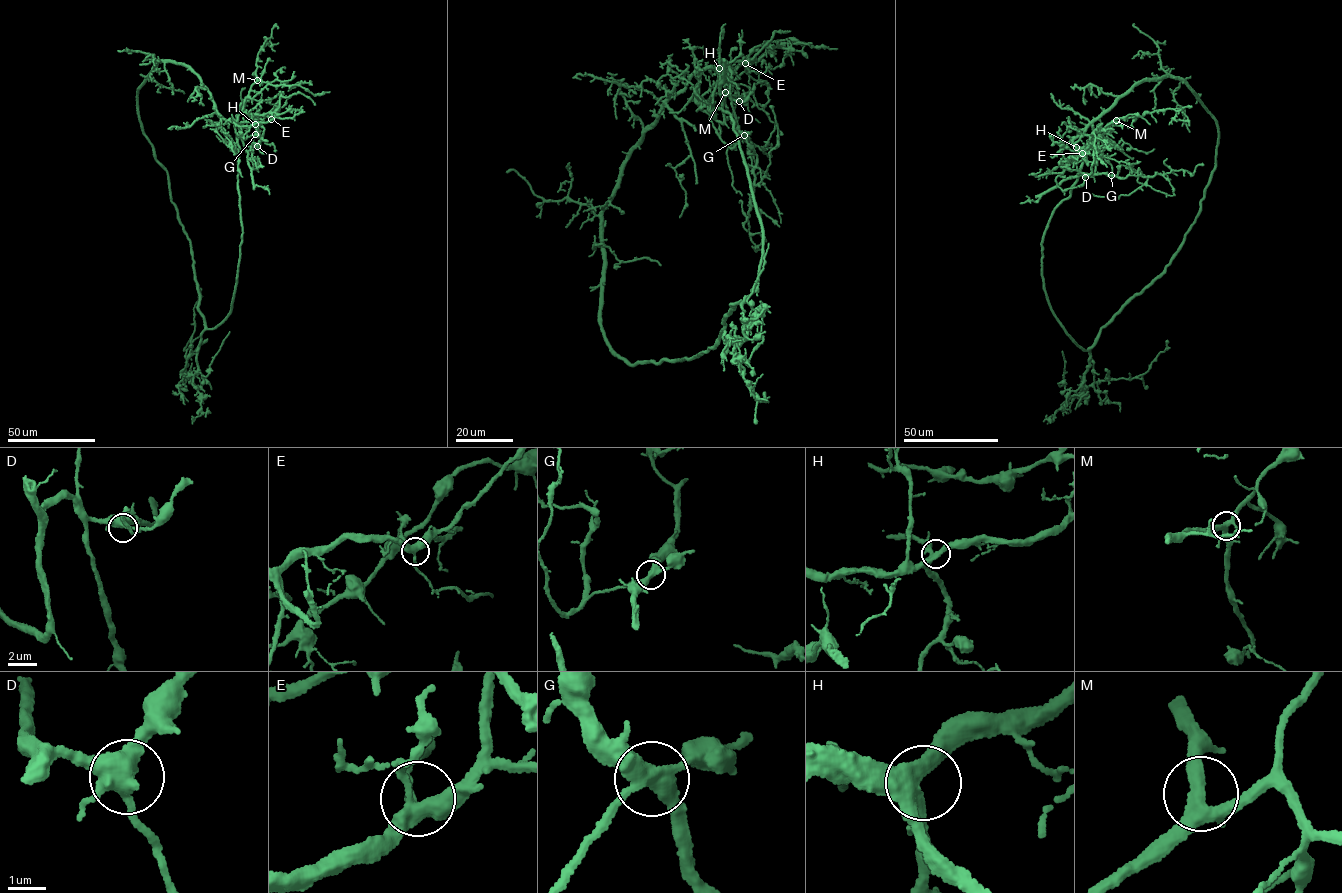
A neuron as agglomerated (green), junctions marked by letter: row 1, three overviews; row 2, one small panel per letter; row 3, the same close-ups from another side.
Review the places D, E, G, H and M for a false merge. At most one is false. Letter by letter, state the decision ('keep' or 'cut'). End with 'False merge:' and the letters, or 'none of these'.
D: keep
E: keep
G: cut
H: keep
M: keep
False merge: G

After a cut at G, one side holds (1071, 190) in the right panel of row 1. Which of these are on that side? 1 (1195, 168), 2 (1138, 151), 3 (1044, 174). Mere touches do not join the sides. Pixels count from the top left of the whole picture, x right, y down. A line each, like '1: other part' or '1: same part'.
1: other part
2: same part
3: same part

